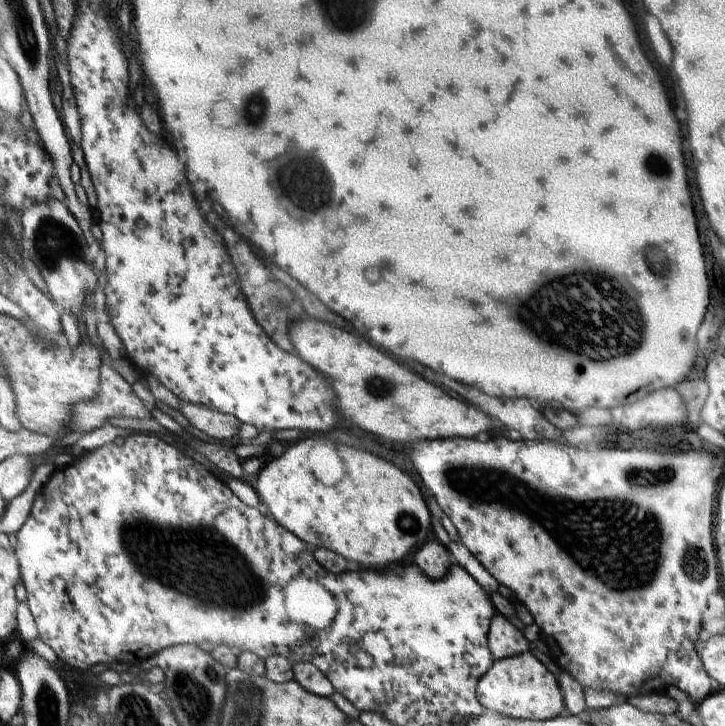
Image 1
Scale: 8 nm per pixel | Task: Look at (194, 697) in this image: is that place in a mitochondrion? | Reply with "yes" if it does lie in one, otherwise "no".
yes

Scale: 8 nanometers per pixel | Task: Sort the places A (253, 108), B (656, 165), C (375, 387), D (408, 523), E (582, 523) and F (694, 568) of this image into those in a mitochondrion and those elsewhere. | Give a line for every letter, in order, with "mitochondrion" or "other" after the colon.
A: mitochondrion
B: mitochondrion
C: mitochondrion
D: mitochondrion
E: mitochondrion
F: mitochondrion

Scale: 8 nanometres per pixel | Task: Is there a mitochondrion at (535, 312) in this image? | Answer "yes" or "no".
yes

